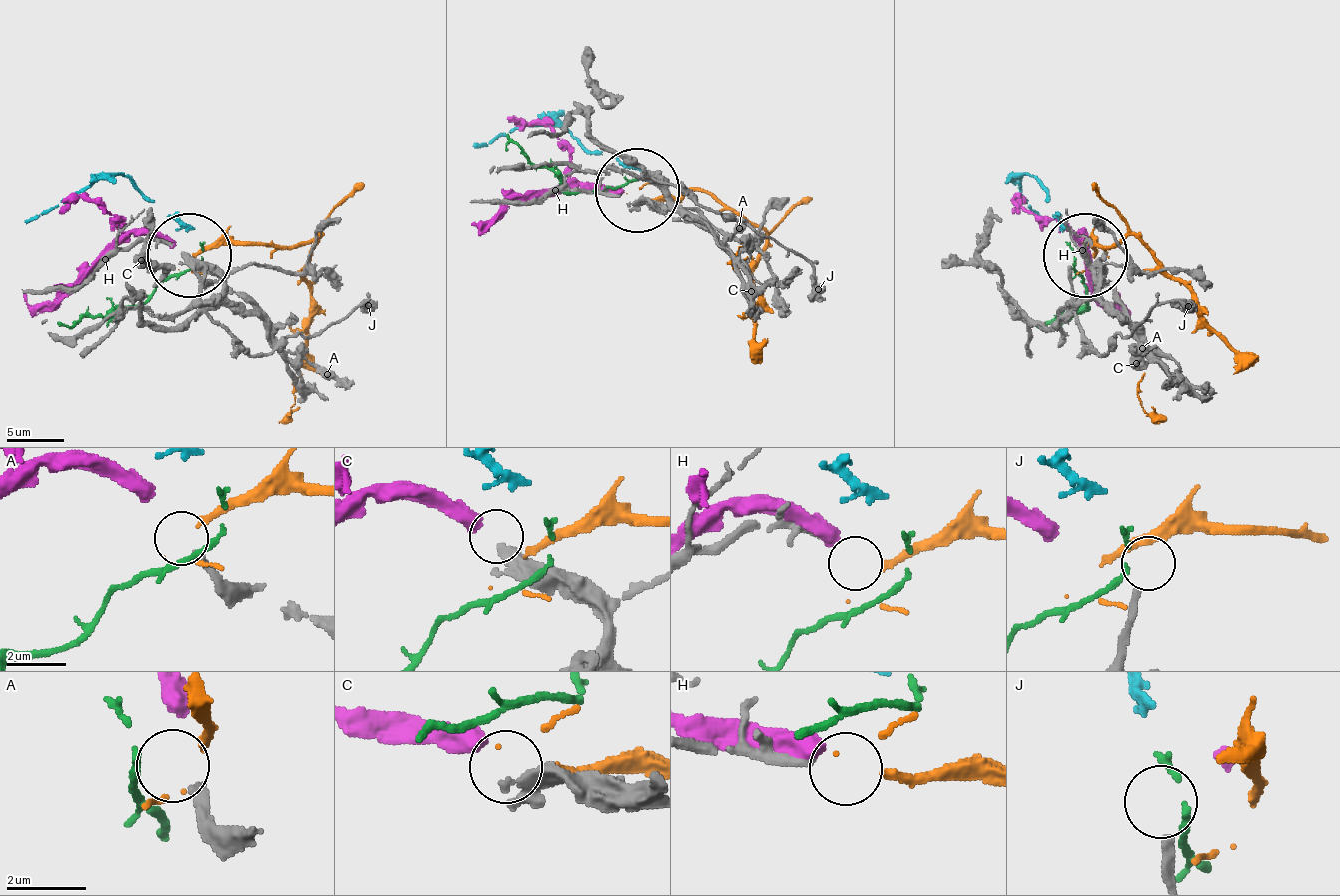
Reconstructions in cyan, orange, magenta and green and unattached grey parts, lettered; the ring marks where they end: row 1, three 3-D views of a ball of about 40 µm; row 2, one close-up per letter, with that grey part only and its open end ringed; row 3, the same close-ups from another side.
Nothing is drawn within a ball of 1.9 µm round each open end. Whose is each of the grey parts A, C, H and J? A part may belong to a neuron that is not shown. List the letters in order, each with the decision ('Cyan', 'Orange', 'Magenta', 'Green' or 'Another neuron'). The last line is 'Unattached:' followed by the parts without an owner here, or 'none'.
A: Another neuron
C: Magenta
H: Orange
J: Another neuron
Unattached: A, J

